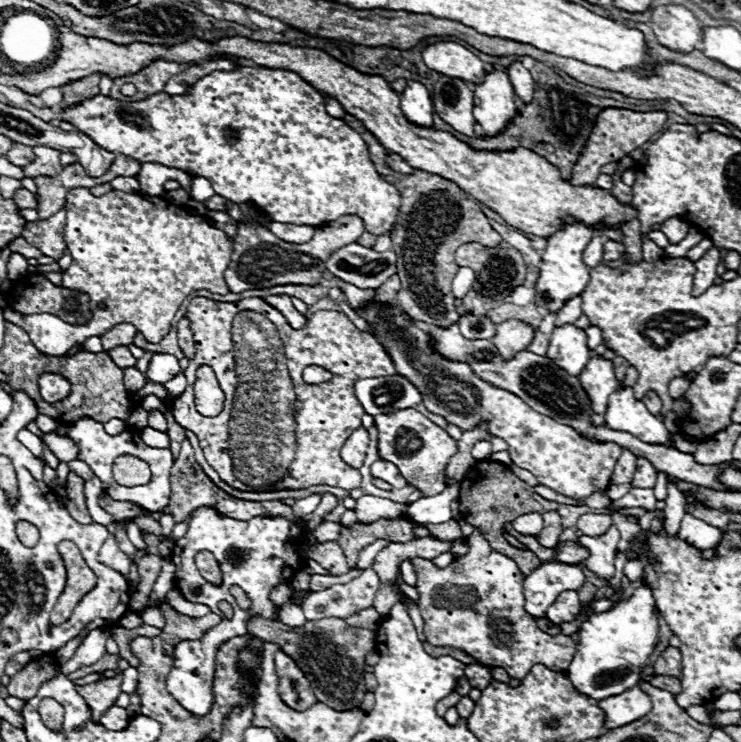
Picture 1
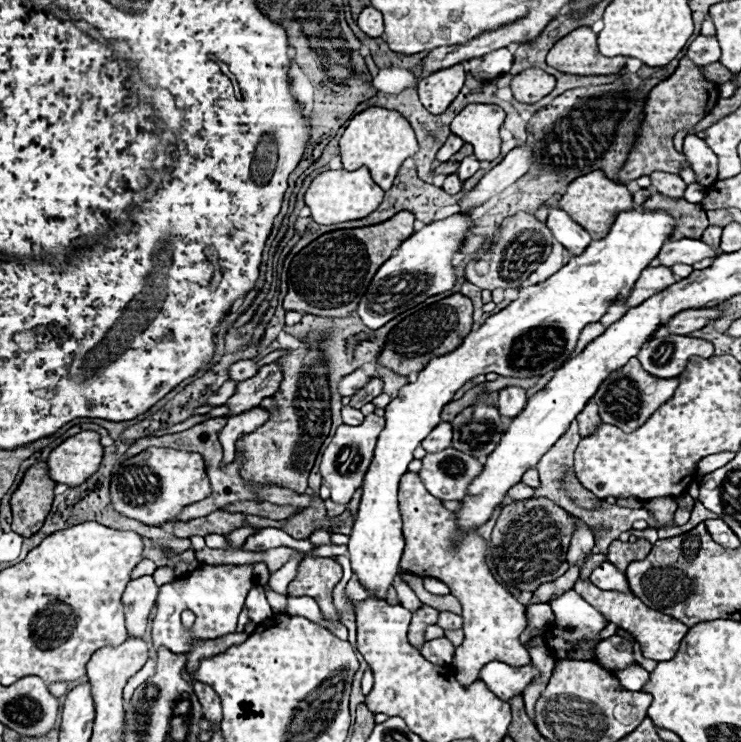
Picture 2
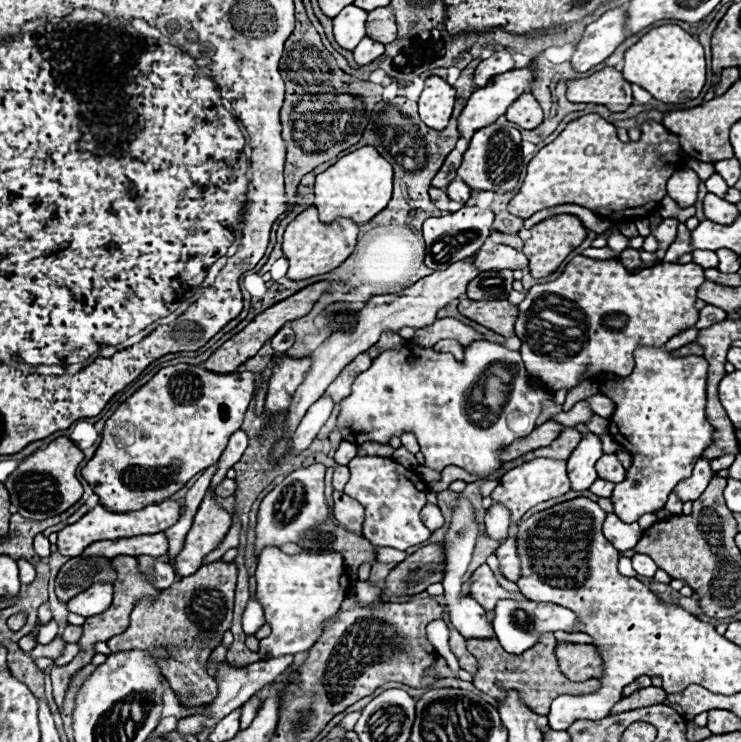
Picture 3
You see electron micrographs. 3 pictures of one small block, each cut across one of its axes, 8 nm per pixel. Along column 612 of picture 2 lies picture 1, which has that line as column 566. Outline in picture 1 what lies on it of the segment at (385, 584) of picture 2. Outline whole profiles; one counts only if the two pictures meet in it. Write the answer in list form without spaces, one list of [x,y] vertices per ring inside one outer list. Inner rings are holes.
[[[582,222],[566,224],[562,230],[552,234],[546,244],[546,250],[542,254],[542,264],[540,264],[540,276],[536,282],[536,304],[550,310],[550,312],[560,312],[560,308],[574,296],[582,294],[584,288],[590,282],[590,270],[582,262],[582,252],[588,246],[588,242],[594,238],[594,228],[586,226]]]

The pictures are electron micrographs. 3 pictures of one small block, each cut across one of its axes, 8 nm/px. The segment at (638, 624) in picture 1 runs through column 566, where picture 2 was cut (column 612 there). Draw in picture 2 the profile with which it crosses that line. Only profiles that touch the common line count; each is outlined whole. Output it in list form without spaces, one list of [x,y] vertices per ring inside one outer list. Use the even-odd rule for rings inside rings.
[[[634,664],[634,666],[628,666],[628,668],[622,668],[622,670],[610,670],[610,668],[606,668],[608,672],[612,672],[612,676],[614,678],[618,678],[618,682],[620,682],[620,686],[622,688],[626,688],[626,690],[640,690],[646,682],[648,682],[648,678],[650,678],[650,672],[646,672],[642,666],[638,666],[638,664]]]

